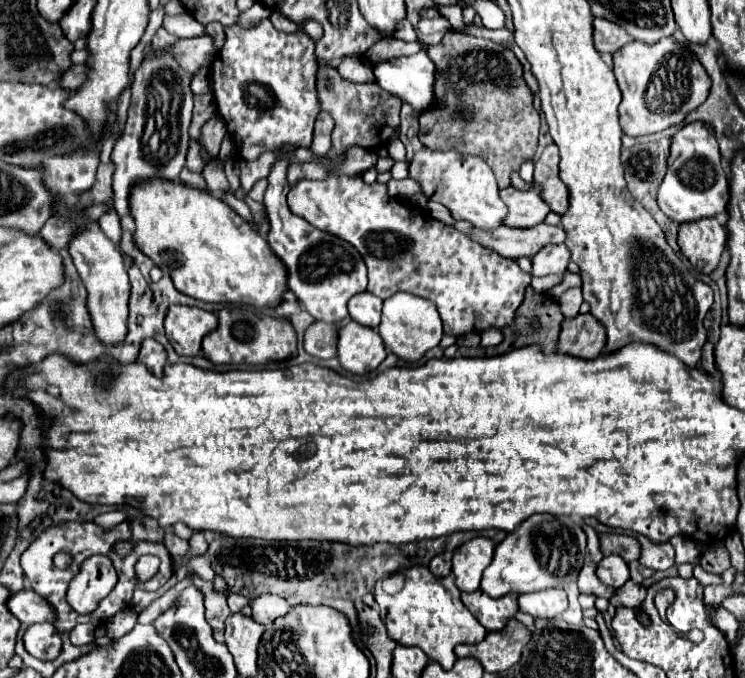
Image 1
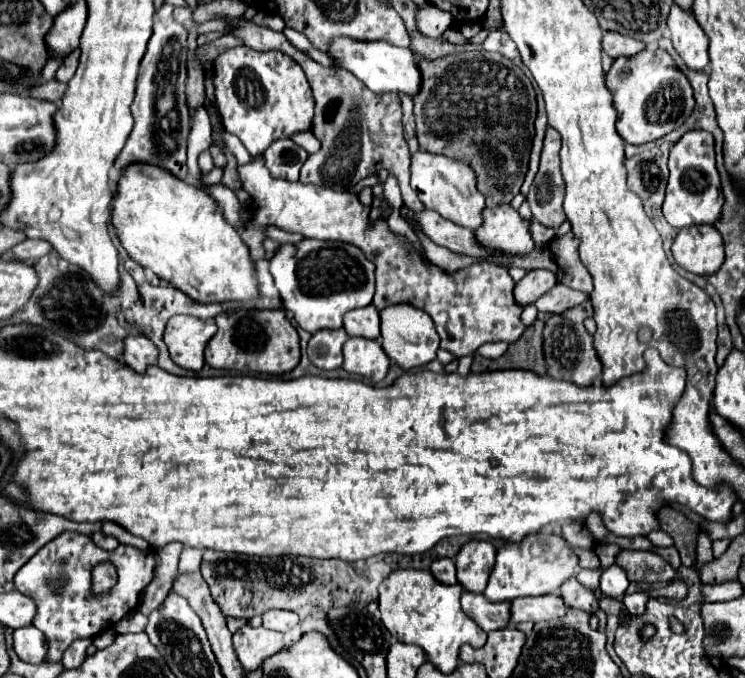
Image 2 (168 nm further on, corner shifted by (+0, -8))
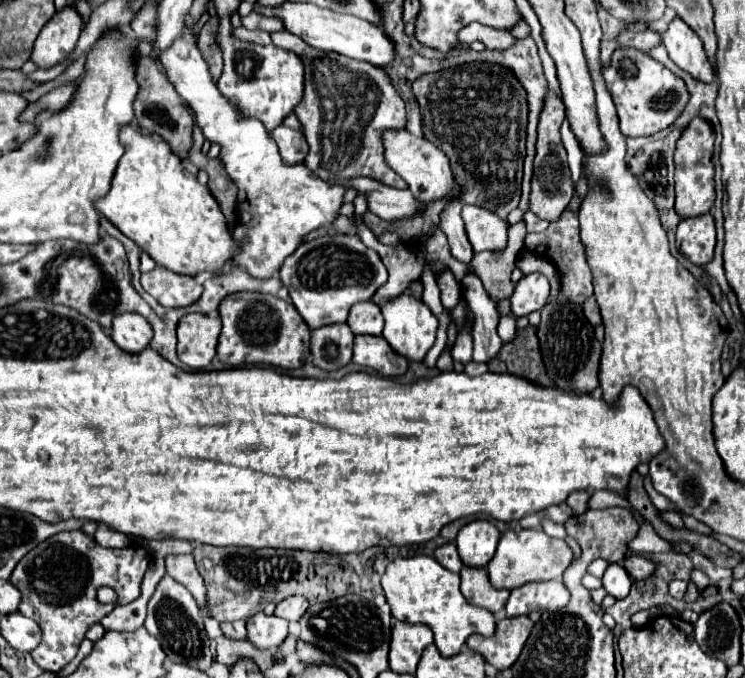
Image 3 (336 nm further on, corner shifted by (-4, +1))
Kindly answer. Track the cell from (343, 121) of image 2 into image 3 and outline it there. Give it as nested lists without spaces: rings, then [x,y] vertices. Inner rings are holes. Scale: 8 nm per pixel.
[[[288,31],[272,33],[272,43],[296,53],[304,63],[304,97],[294,109],[310,145],[304,165],[320,179],[334,179],[334,175],[340,175],[338,179],[364,175],[394,189],[408,189],[404,181],[384,165],[384,149],[380,149],[380,129],[404,129],[406,121],[404,101],[396,93],[392,81],[388,81],[388,75],[380,67],[364,61],[312,49]]]

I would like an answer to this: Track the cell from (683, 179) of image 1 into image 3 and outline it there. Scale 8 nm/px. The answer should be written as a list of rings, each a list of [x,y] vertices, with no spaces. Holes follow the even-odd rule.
[[[696,117],[684,131],[676,143],[676,213],[682,219],[704,215],[714,205],[714,165],[712,165],[712,149],[714,149],[714,129],[702,117]]]

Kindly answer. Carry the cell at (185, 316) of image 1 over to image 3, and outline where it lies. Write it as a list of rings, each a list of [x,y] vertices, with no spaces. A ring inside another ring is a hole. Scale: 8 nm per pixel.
[[[188,313],[178,323],[178,359],[190,369],[204,369],[216,355],[220,319]]]

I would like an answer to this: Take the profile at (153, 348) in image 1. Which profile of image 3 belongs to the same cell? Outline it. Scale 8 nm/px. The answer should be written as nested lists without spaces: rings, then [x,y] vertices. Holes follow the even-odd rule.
[[[120,313],[112,321],[110,337],[120,349],[128,353],[138,353],[148,347],[152,339],[152,327],[138,313]]]

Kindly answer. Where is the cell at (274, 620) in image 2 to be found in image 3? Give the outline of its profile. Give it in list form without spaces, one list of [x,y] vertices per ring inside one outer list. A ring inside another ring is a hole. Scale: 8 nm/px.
[[[292,595],[276,605],[276,615],[286,621],[298,621],[306,609],[308,609],[308,599],[302,595]]]

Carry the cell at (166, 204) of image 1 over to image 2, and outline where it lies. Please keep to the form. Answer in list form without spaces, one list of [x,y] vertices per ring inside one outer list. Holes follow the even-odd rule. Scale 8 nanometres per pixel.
[[[128,166],[118,180],[118,196],[112,202],[112,224],[132,260],[136,260],[142,268],[152,270],[160,280],[170,282],[194,302],[246,302],[258,298],[260,294],[256,266],[250,258],[248,246],[240,238],[240,232],[224,220],[222,210],[206,190],[172,178],[168,170],[156,170],[156,166]]]

